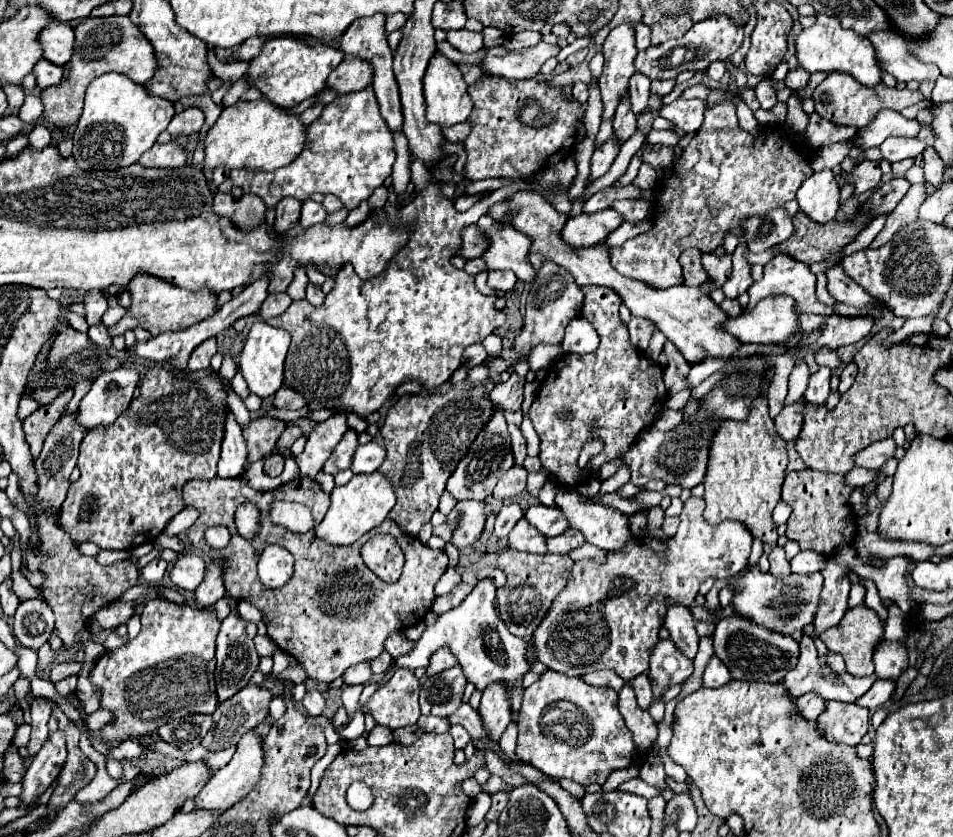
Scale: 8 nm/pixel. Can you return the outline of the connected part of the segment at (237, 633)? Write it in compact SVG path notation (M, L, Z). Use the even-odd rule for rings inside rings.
M236 610L228 614L228 618L222 622L222 628L218 632L218 648L216 648L216 694L218 694L218 702L224 702L228 698L232 698L236 692L240 692L252 678L254 670L258 668L260 656L256 654L254 642L252 638L248 638L246 634L246 620L242 620Z

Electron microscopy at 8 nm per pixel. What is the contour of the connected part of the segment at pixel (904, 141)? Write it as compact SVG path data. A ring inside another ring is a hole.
M886 138L884 144L880 146L882 158L888 162L898 162L904 158L916 158L924 152L926 144L920 142L918 138Z

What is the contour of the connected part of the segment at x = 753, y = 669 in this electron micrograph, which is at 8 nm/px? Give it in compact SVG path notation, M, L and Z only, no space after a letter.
M730 616L722 618L716 624L714 640L714 654L728 666L734 680L752 680L752 682L780 682L788 670L796 666L798 660L798 642L784 634L772 634L772 630L764 630L754 622Z

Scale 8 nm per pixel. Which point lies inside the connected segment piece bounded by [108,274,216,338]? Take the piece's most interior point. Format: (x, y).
(157, 306)

